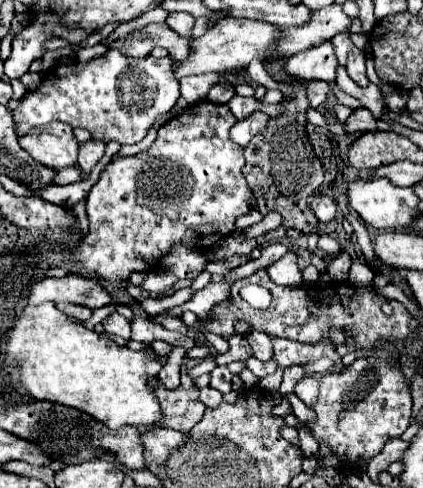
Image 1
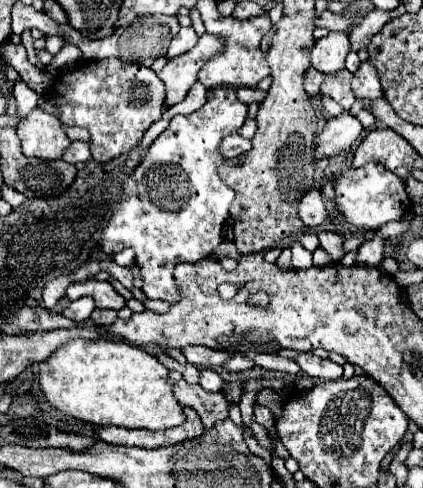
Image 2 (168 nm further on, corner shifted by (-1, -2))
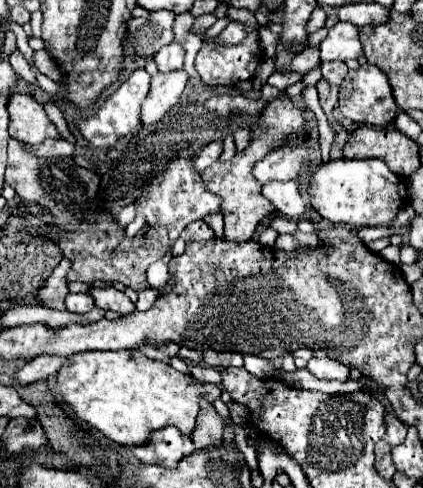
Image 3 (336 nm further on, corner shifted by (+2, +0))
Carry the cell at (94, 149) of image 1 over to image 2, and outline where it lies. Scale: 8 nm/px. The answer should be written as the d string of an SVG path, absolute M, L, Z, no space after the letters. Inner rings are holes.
M73 141L73 143L67 147L67 153L63 153L63 159L65 159L67 163L79 163L79 161L87 161L87 159L91 159L89 143Z

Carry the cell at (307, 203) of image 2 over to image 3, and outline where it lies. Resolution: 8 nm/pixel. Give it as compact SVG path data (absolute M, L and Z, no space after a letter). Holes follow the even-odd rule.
M270 181L264 185L262 193L284 217L294 221L306 217L306 199L298 189L298 181Z

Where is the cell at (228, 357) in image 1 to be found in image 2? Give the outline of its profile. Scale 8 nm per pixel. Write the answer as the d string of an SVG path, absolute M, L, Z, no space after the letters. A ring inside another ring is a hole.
M259 353L259 355L255 355L253 359L255 359L257 365L261 365L261 367L265 367L265 369L269 369L269 371L283 371L283 373L289 373L289 375L301 373L301 369L299 369L299 365L297 365L295 361L285 359L285 357L281 357L281 355L275 355L275 353L269 353L269 355Z

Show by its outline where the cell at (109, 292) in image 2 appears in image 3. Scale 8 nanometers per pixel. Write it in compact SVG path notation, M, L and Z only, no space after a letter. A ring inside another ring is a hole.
M92 287L92 289L88 289L88 295L94 299L96 307L106 309L106 311L112 309L112 311L118 311L120 315L128 315L136 309L134 303L122 291L114 289L114 287L98 287L98 289Z

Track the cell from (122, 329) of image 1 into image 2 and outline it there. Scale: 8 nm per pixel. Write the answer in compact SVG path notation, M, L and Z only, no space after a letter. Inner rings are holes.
M95 309L91 313L91 319L95 325L111 325L117 319L117 313L113 309Z

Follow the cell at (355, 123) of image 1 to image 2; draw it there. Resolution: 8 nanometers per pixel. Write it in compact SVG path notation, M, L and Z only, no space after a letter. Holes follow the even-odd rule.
M343 111L339 117L329 119L315 143L315 163L349 149L361 135L361 131L361 123L349 111Z

